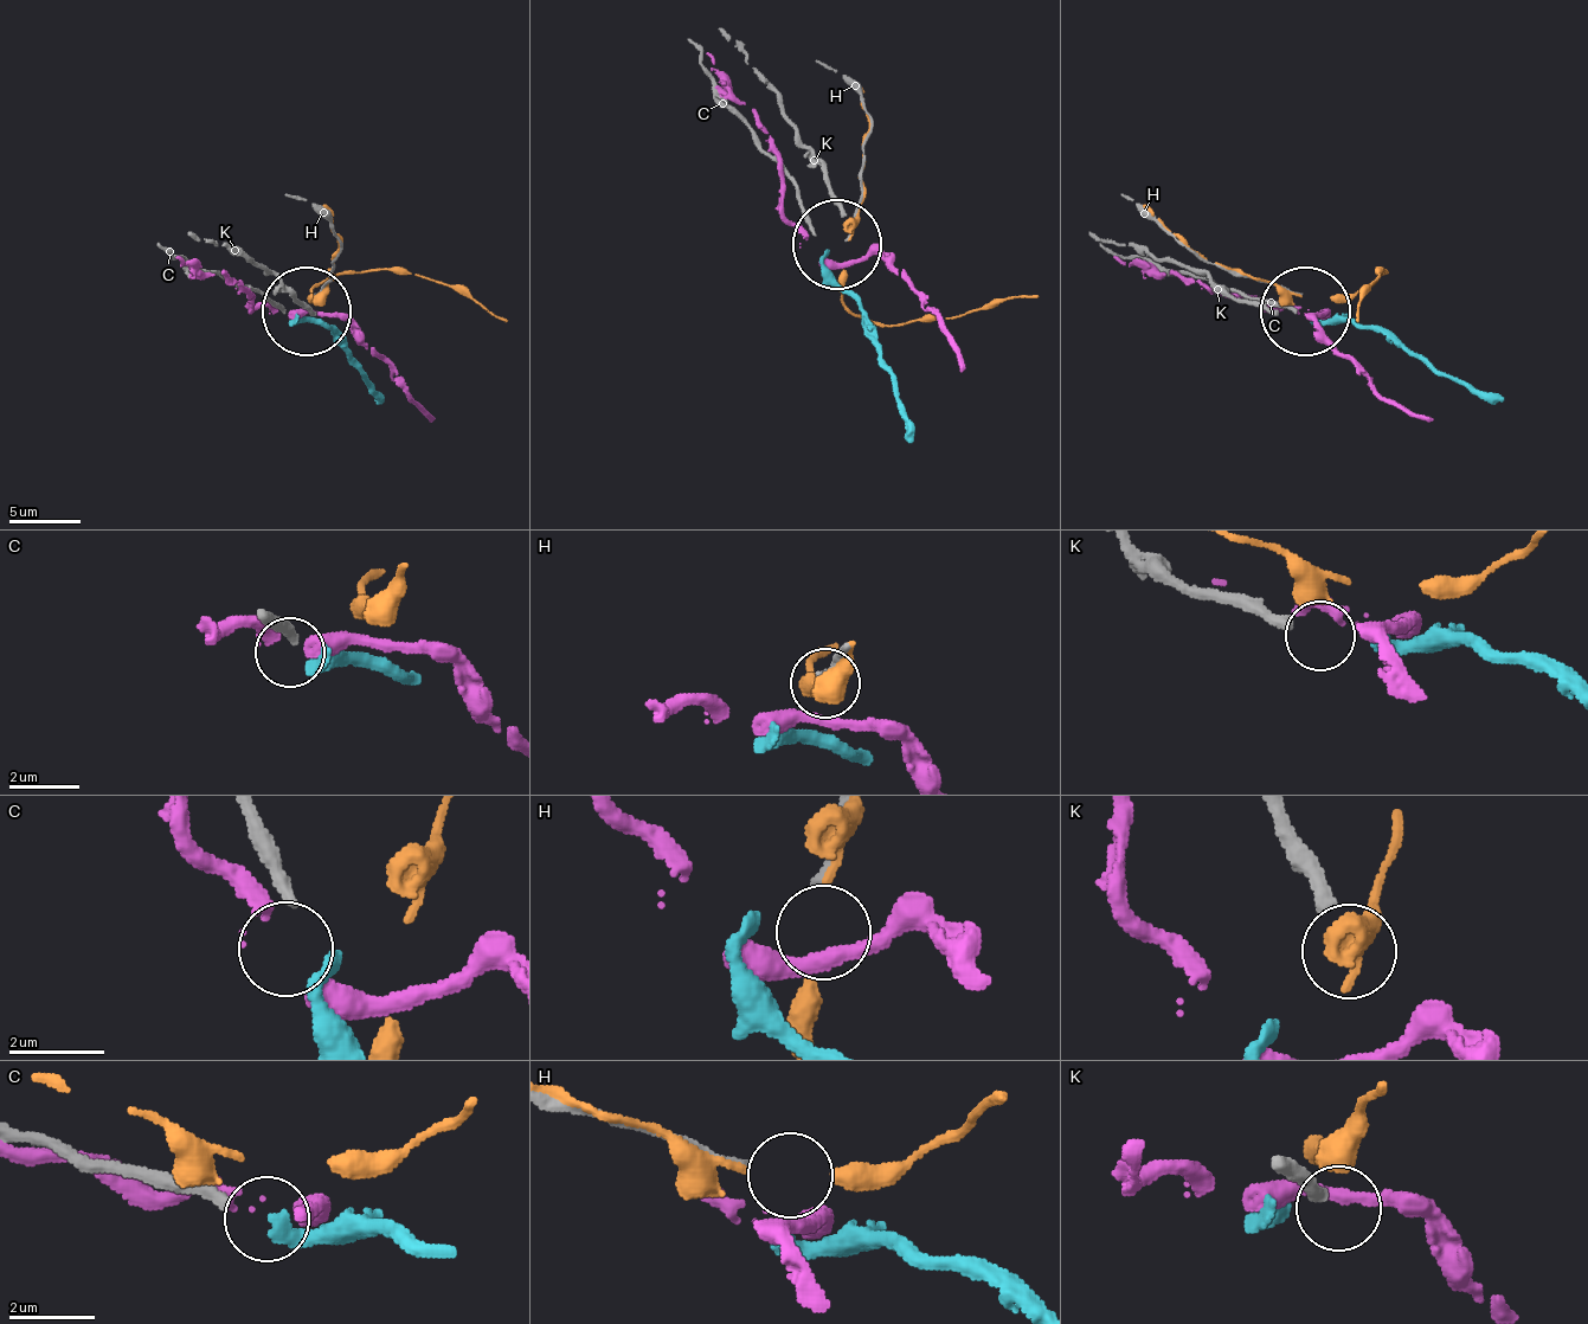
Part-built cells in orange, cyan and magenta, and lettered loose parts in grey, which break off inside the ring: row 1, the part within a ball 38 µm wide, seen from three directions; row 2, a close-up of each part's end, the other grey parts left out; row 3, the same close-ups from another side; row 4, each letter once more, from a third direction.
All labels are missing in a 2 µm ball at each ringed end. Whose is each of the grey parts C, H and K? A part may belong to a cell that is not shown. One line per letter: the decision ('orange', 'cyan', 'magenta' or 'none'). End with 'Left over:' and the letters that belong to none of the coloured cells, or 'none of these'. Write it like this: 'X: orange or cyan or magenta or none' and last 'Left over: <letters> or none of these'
C: cyan
H: none
K: none
Left over: H, K

